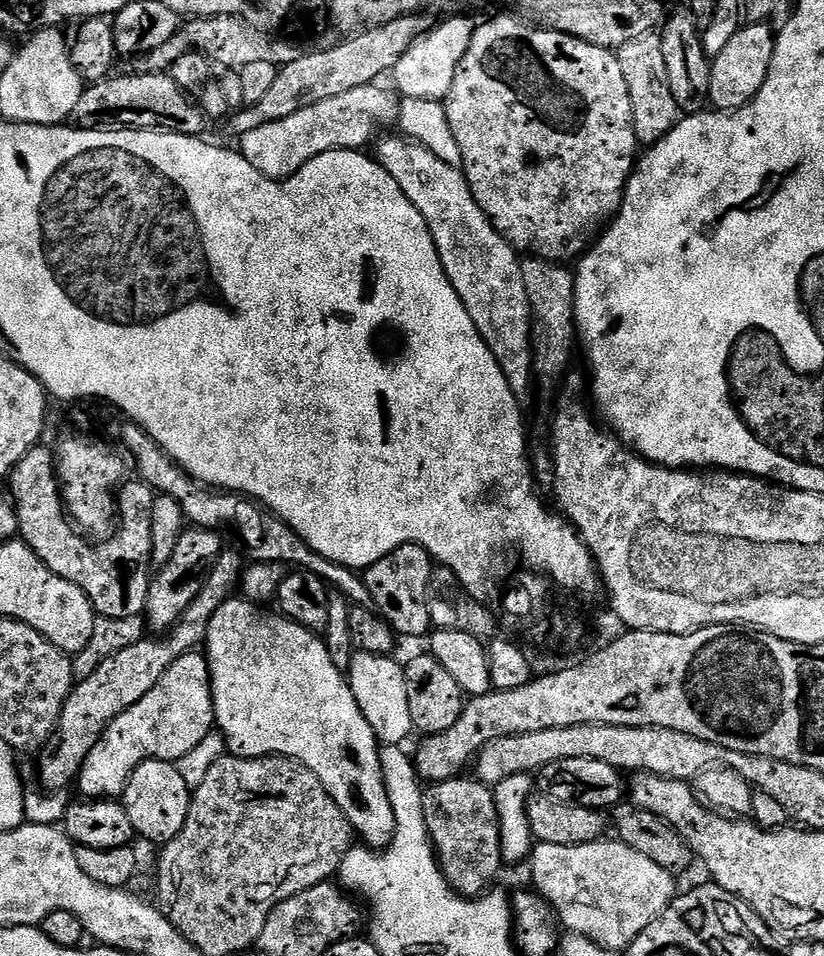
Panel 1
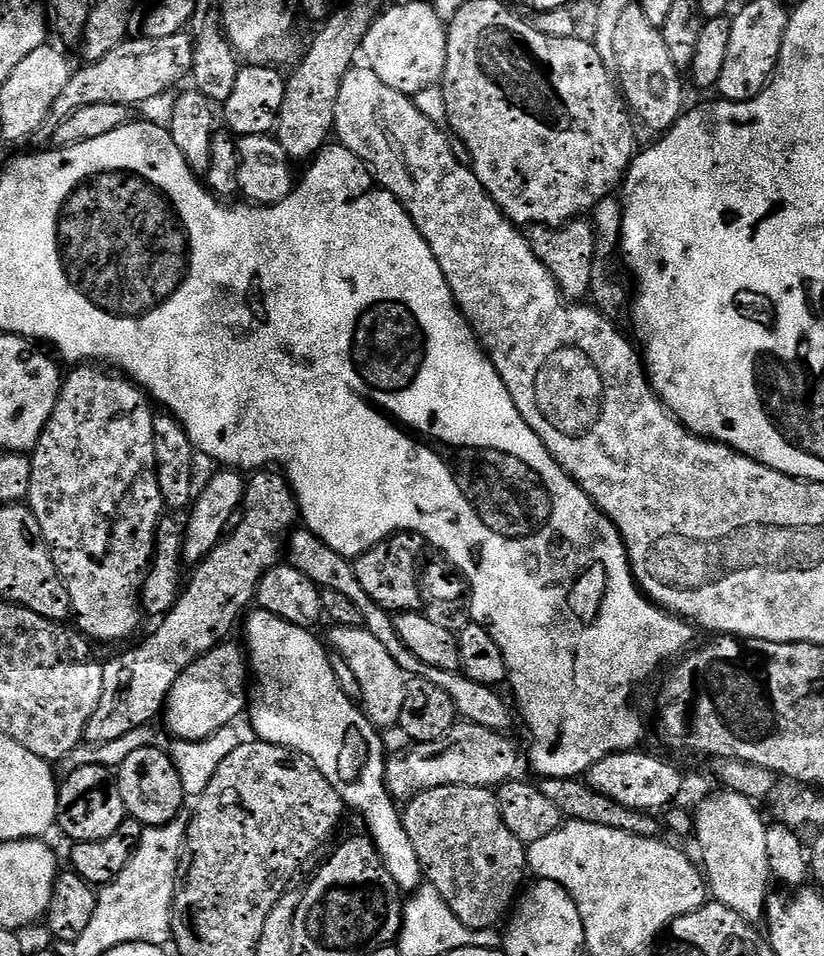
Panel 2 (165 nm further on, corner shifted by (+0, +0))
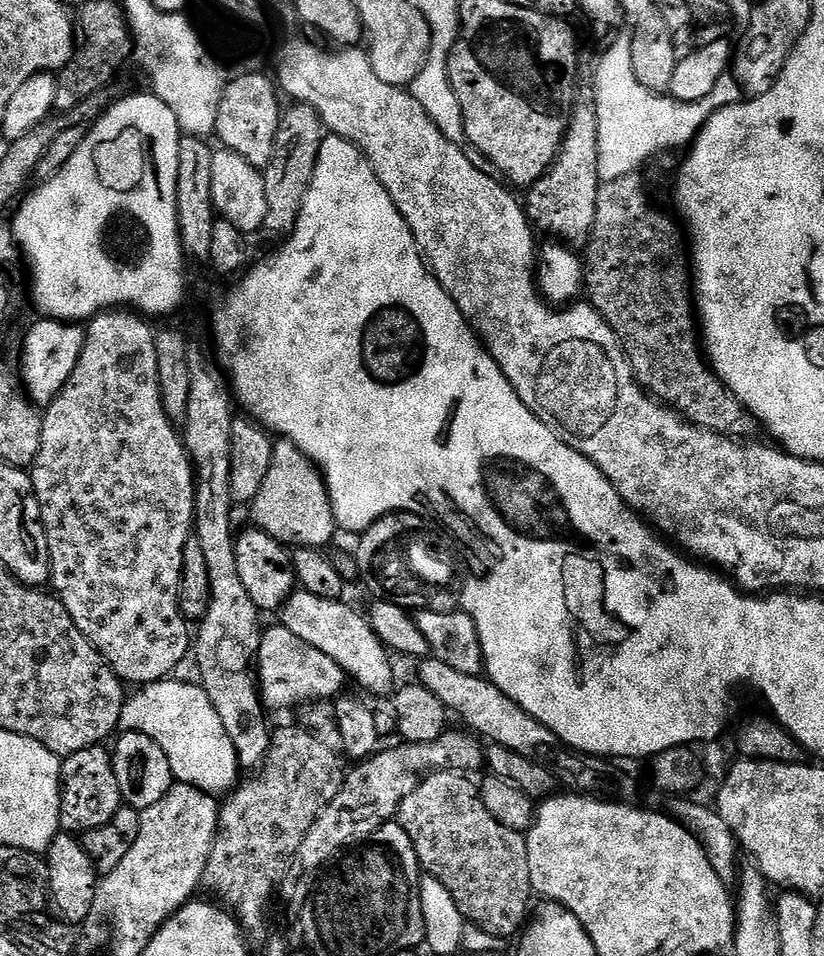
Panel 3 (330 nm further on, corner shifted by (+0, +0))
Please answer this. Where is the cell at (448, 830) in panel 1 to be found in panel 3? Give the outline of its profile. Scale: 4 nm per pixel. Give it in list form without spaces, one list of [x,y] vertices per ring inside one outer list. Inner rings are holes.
[[[433,772],[423,777],[416,787],[412,789],[412,792],[406,794],[406,798],[400,804],[398,822],[402,826],[402,830],[406,830],[406,834],[410,834],[410,842],[414,842],[414,850],[420,859],[421,869],[425,873],[432,875],[438,882],[442,882],[442,886],[446,886],[446,890],[450,890],[458,910],[471,927],[473,924],[474,927],[481,928],[488,936],[512,936],[517,931],[516,936],[525,927],[526,921],[530,916],[528,903],[534,900],[532,883],[530,882],[530,870],[528,869],[528,846],[525,837],[521,833],[506,830],[506,826],[502,826],[495,818],[491,817],[490,812],[486,810],[486,806],[482,806],[479,787],[475,783],[471,784],[468,780],[471,779],[459,772]]]

